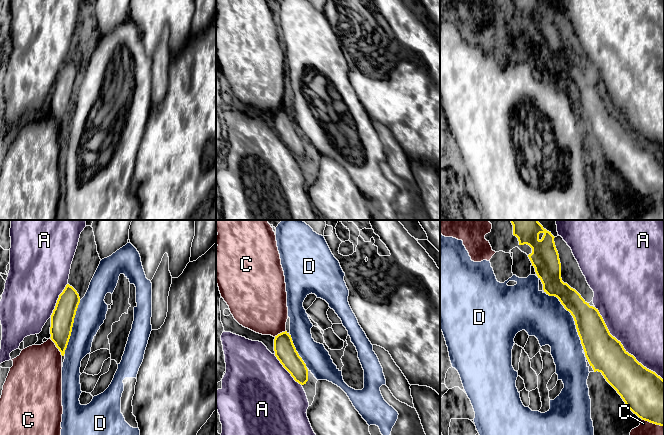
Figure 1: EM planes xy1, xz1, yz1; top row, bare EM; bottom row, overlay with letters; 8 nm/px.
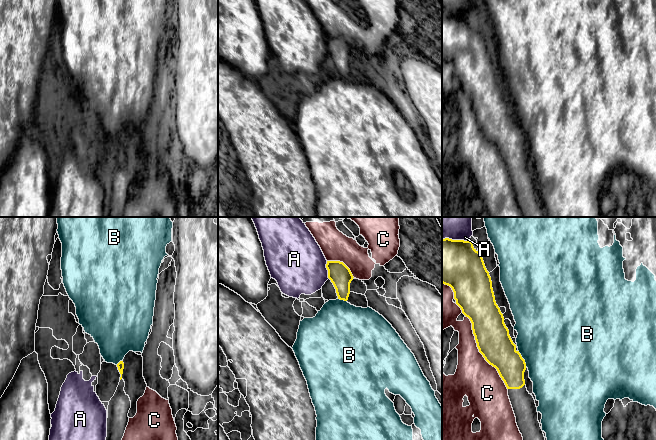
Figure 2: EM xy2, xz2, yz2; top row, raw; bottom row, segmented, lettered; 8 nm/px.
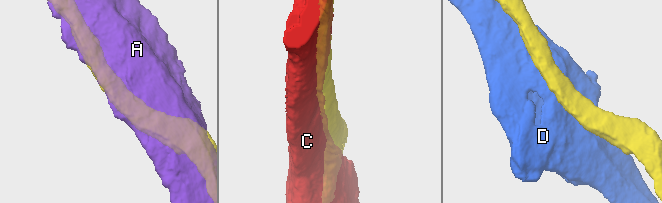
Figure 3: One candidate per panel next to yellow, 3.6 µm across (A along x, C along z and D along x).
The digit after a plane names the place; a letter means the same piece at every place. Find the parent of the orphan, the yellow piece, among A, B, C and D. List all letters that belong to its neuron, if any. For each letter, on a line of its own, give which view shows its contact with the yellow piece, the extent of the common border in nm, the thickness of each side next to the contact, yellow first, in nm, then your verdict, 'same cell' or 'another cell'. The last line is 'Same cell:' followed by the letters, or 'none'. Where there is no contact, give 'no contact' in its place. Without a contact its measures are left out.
A: meets yellow in yz1; contact 800 nm long; 300 nm thick on the yellow side, 500 nm on the other; another cell
B: meets yellow in yz2; contact 150 nm long; 280 nm thick on the yellow side, 480 nm on the other; another cell
C: meets yellow in yz2; contact 700 nm long; 280 nm thick on the yellow side, 320 nm on the other; another cell
D: meets yellow in yz1; contact 550 nm long; 240 nm thick on the yellow side, 340 nm on the other; another cell
Same cell: none

